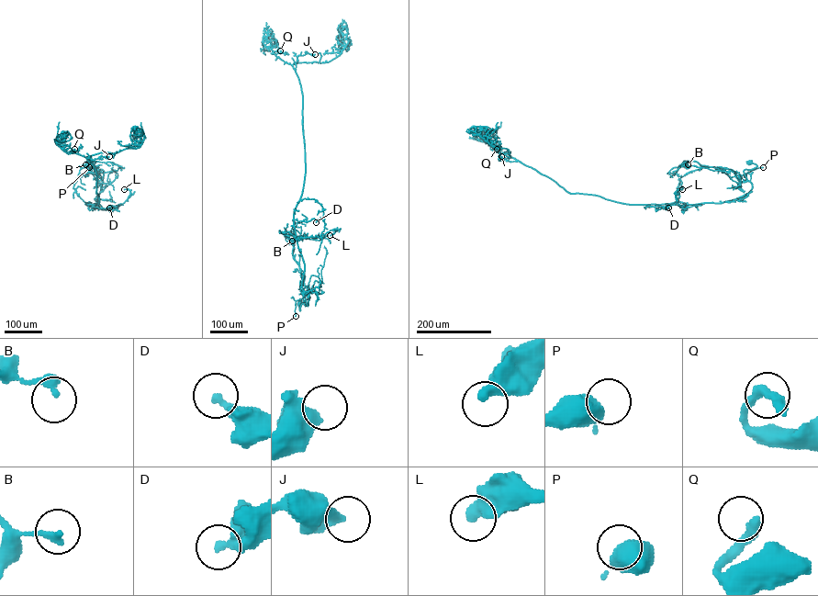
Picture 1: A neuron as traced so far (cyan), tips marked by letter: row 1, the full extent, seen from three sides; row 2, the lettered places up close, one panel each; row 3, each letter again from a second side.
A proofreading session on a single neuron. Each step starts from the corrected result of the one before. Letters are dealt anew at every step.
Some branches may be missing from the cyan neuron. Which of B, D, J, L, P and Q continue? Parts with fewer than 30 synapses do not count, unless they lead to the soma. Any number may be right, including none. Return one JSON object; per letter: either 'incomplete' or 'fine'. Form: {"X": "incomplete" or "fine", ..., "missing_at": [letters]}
{"B": "fine", "D": "fine", "J": "fine", "L": "fine", "P": "fine", "Q": "fine", "missing_at": []}

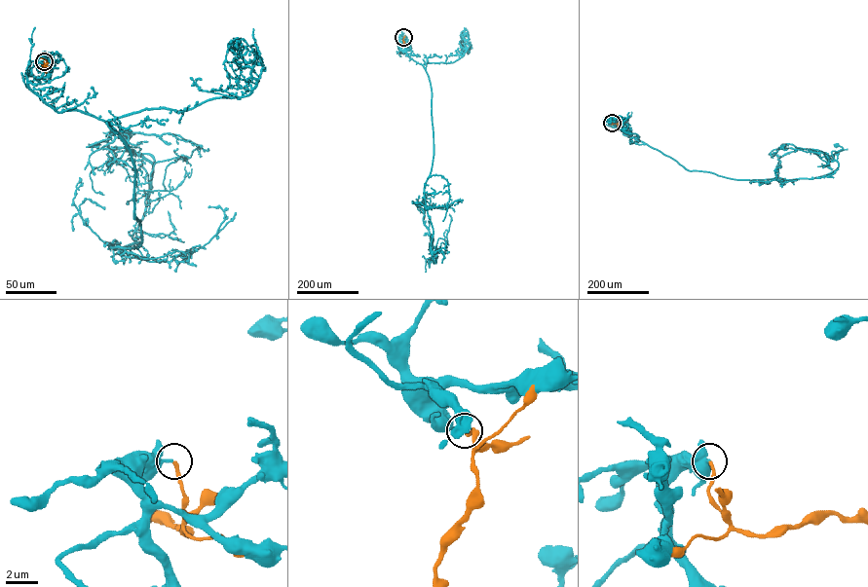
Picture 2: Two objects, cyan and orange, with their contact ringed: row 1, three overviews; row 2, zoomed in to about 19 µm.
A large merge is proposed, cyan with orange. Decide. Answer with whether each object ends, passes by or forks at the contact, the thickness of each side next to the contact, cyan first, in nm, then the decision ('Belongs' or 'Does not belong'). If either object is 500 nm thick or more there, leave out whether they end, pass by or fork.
At the ring cyan ends. At the ring orange ends. Thickness 240 nm (cyan) against 200 nm. Does not belong

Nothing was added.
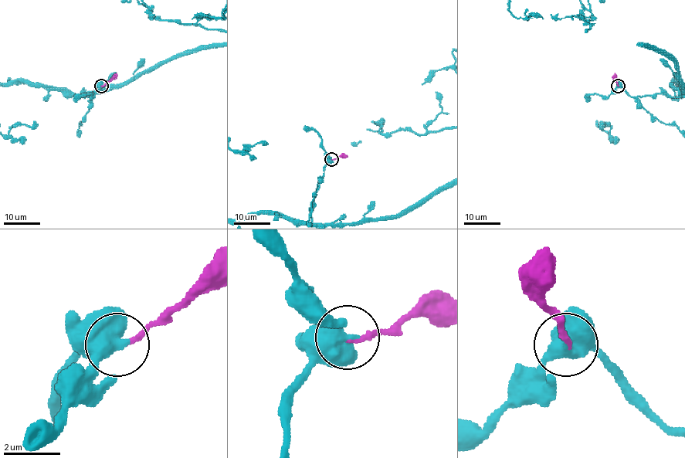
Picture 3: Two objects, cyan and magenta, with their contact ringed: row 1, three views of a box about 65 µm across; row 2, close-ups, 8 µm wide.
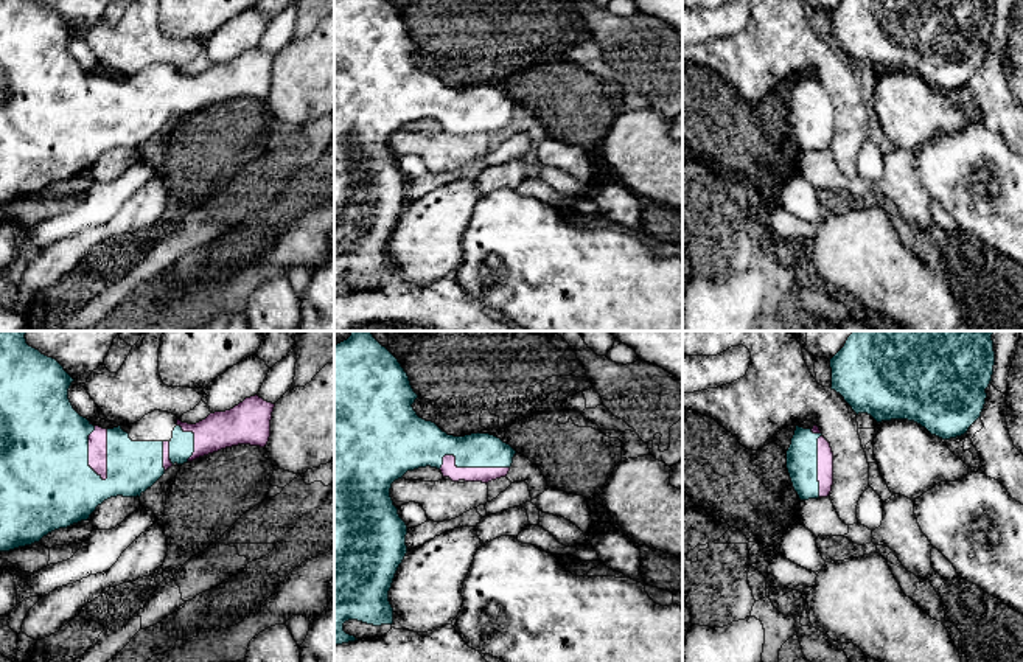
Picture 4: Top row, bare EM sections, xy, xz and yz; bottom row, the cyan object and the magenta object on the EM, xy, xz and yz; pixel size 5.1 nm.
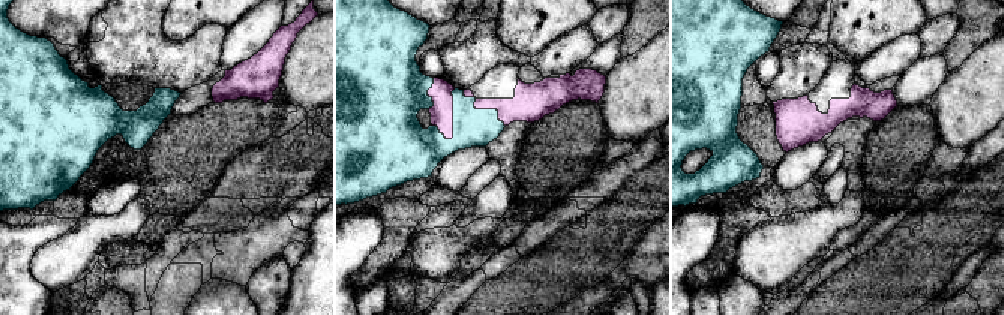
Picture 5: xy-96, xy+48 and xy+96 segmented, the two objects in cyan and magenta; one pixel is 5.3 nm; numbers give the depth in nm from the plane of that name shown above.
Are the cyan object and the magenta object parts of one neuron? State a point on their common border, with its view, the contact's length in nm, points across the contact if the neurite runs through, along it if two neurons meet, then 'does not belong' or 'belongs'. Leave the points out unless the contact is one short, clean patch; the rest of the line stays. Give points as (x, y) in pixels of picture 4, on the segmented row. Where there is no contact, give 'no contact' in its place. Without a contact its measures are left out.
meets cyan in xy at (87, 454); contact 300 nm long; belongs

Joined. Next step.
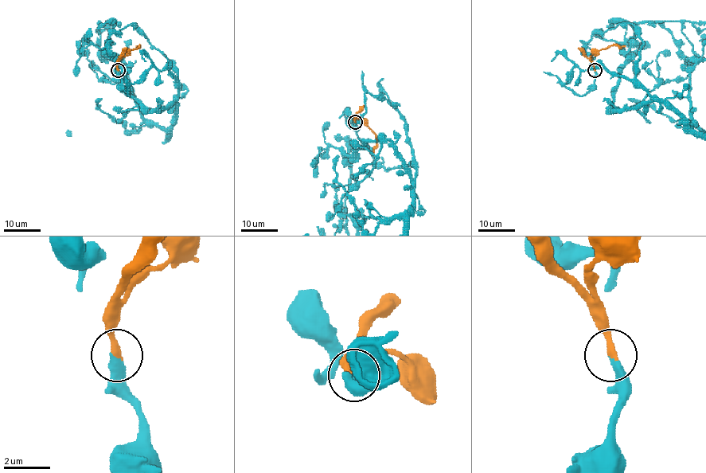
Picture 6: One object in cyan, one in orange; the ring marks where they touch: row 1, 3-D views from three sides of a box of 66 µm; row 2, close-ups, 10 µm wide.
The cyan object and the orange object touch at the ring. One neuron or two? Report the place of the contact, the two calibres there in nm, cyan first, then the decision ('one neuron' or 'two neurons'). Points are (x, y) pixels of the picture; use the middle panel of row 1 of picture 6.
at (355, 122); 440 nm thick on the cyan side, 280 nm on the other; one neuron

